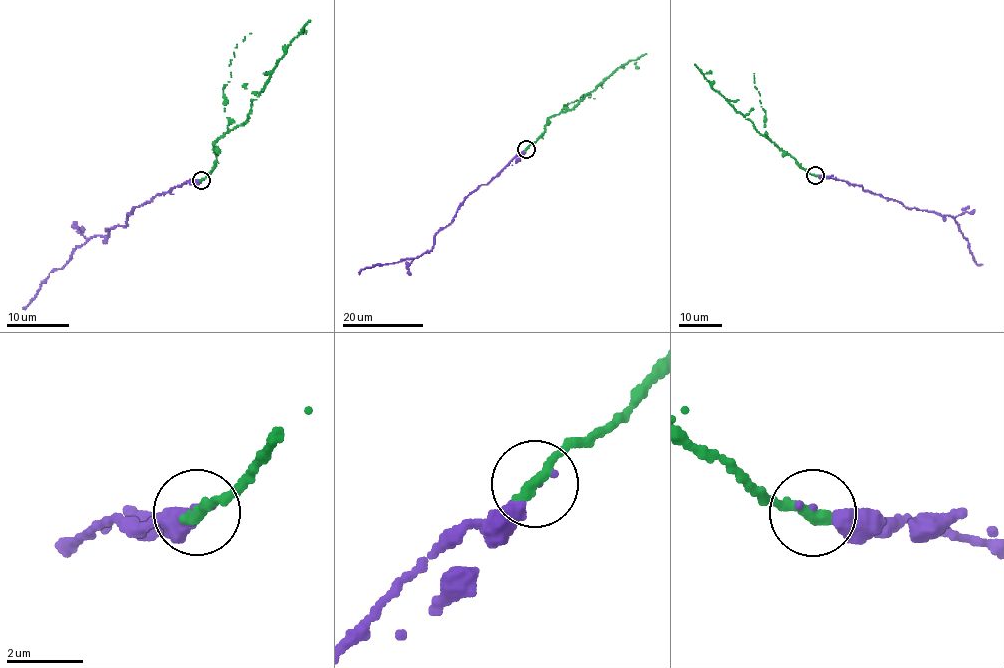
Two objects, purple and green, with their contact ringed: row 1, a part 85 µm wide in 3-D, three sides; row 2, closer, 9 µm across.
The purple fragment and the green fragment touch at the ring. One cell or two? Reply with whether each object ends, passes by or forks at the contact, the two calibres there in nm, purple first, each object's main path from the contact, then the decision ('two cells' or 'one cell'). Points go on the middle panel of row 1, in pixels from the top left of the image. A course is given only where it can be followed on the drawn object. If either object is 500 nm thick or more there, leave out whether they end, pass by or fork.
purple ends; green ends; calibres 220 and 360 nm; course purple (526, 149), (487, 183), (467, 195), (451, 222), (436, 233), (430, 251), (392, 263), (366, 267), (359, 274); course green (526, 149), (542, 135), (549, 117), (572, 109), (621, 65), (646, 54); one cell

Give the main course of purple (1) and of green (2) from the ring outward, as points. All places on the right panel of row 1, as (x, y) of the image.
1: (815, 175), (860, 185), (864, 190), (899, 201), (908, 208), (950, 215), (967, 240), (973, 260), (982, 264)
2: (815, 175), (758, 132), (749, 120), (711, 87), (694, 64)

